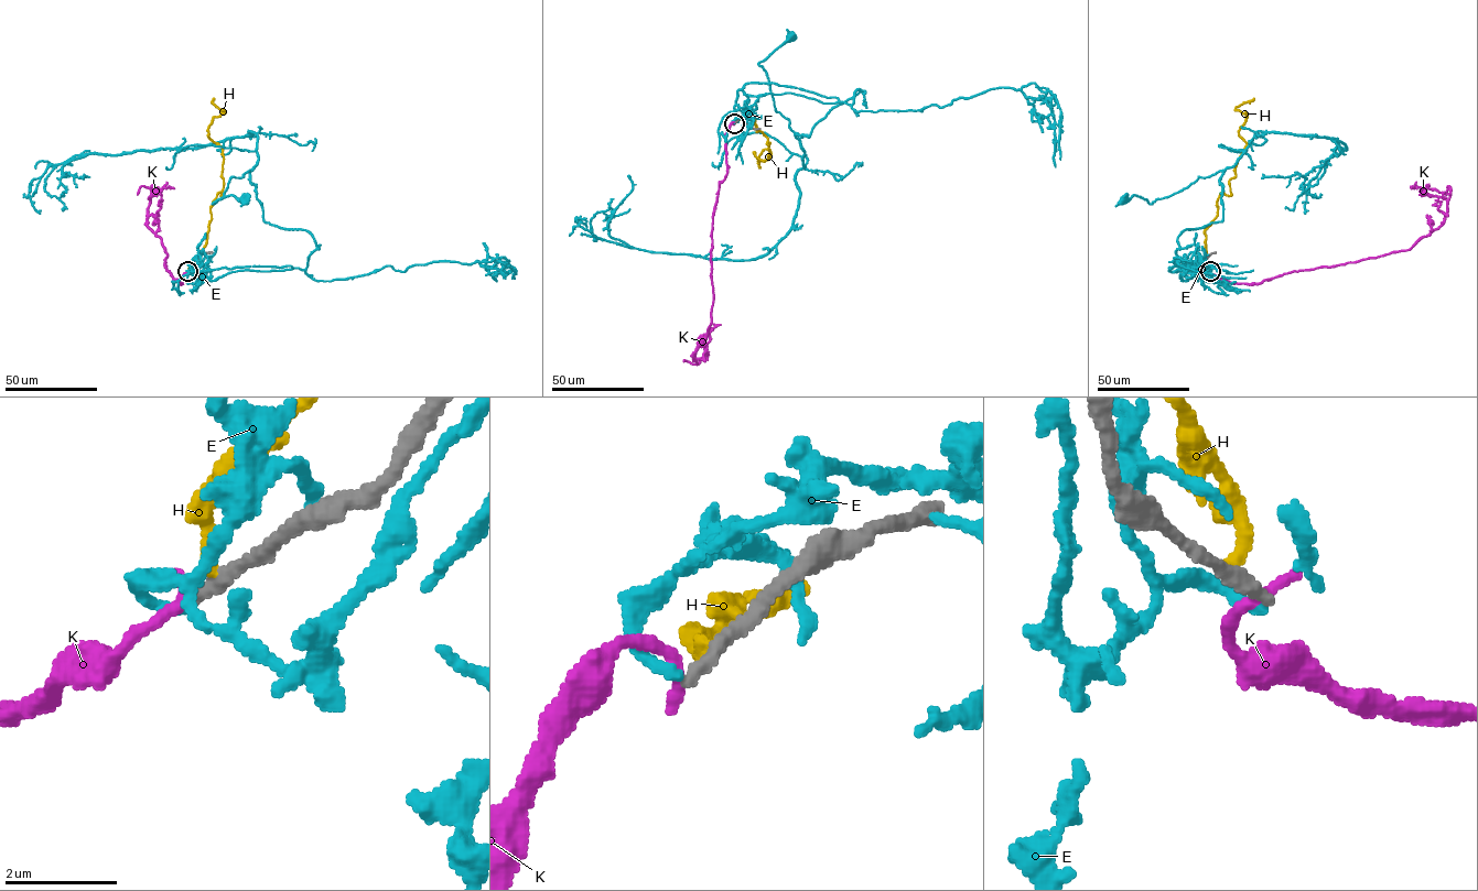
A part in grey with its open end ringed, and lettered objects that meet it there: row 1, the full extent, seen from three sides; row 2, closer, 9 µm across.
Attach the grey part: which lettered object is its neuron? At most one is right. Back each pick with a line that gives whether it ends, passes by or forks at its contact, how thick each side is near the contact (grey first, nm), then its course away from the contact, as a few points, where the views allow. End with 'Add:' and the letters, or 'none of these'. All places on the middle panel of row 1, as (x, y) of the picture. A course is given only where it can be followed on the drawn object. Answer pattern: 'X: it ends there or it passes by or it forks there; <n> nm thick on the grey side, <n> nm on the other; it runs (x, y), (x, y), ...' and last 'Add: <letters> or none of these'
Add: none of these

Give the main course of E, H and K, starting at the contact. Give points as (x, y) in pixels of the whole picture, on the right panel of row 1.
E: (1209, 271), (1199, 253), (1182, 280), (1177, 238), (1222, 220), (1223, 171), (1123, 199)
H: (1208, 270), (1205, 230), (1219, 195), (1231, 195), (1247, 144), (1239, 130), (1247, 117), (1236, 108), (1254, 98)
K: (1209, 271), (1230, 282), (1254, 284), (1293, 271), (1409, 250), (1443, 224), (1450, 195), (1411, 188)

